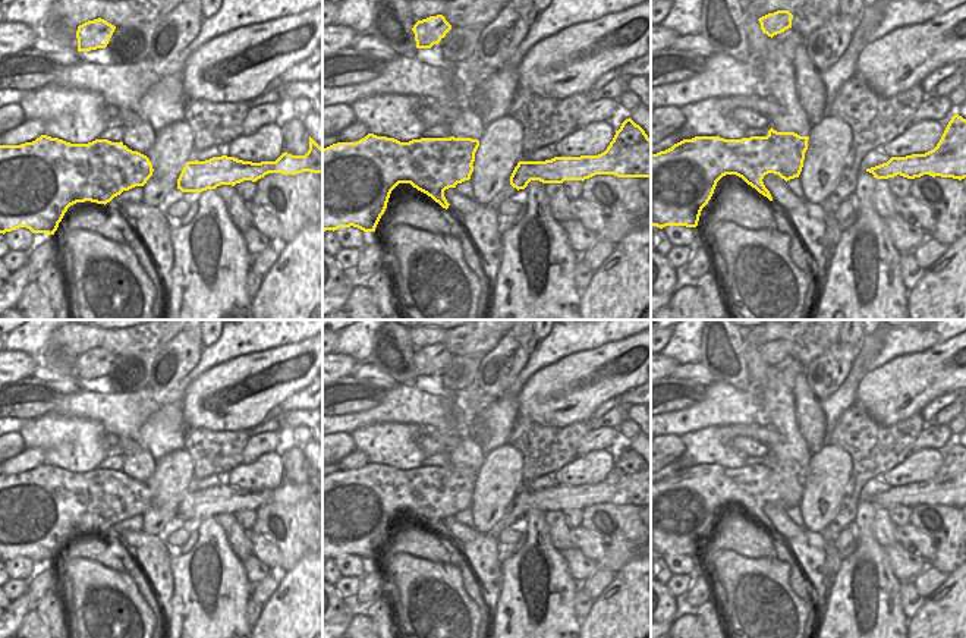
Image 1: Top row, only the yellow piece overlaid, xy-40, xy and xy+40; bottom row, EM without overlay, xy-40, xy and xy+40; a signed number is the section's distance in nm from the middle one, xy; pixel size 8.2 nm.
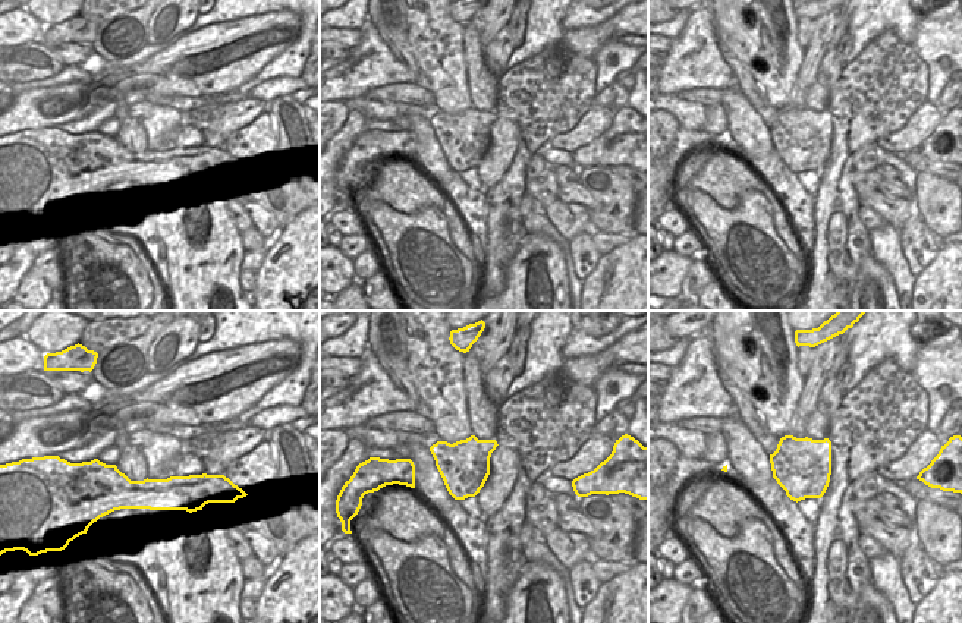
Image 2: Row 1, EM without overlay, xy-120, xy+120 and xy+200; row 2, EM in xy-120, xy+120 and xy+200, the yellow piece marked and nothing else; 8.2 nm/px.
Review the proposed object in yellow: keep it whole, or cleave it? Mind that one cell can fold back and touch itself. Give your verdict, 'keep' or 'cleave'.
cleave

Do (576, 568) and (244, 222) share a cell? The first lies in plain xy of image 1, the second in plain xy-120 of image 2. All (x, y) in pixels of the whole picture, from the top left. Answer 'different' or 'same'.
different

